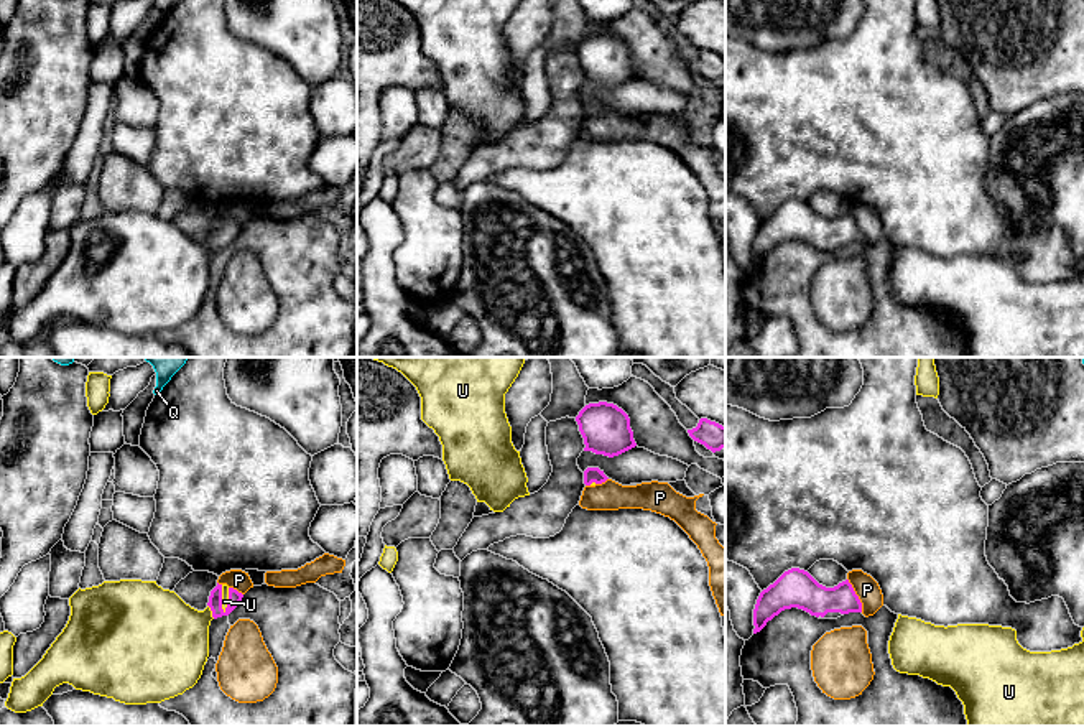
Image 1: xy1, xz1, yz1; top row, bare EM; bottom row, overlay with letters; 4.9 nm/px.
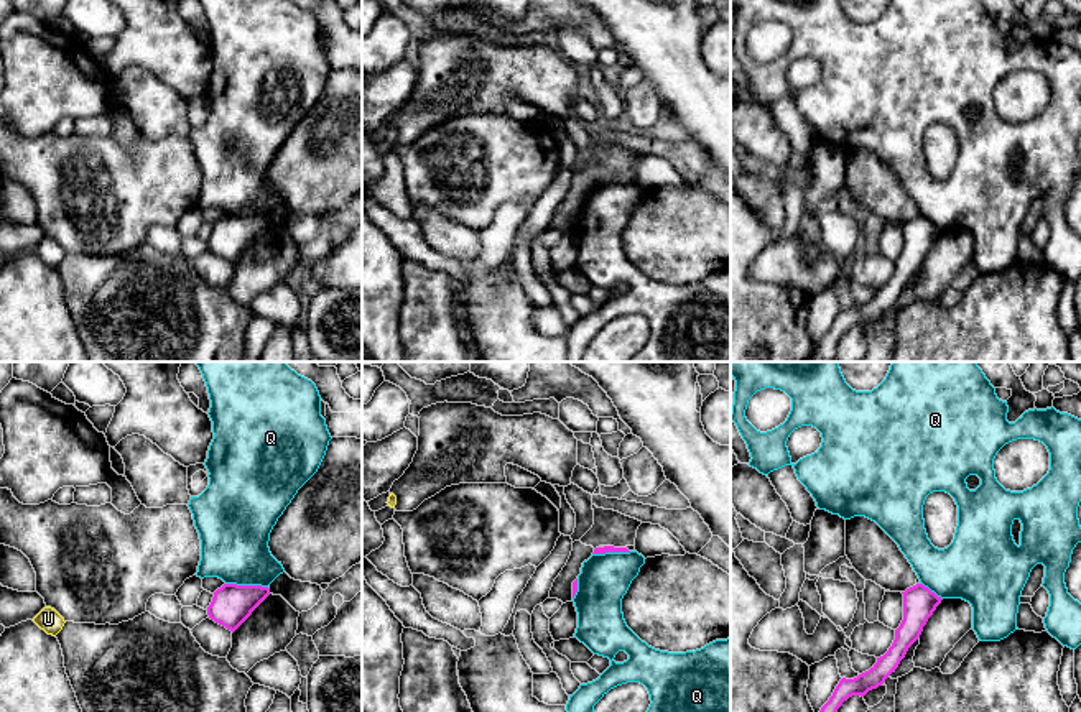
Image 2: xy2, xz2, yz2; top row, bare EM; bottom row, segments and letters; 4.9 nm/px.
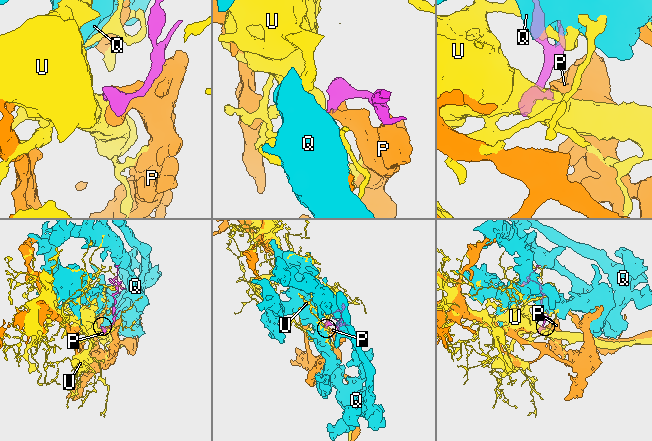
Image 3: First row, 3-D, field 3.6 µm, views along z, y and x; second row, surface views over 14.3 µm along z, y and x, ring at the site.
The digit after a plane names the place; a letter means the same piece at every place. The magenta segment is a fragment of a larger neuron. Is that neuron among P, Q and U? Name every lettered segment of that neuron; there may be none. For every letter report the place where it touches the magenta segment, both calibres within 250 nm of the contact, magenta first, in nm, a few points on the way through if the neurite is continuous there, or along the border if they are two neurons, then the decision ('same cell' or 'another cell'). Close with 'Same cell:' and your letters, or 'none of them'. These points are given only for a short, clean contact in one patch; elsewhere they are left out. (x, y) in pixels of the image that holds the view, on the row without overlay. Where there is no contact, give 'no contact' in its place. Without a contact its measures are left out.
P: contact yz1 (856, 226); calibres 160 and 120 nm; border yz1 (847, 209), (862, 242); another cell
Q: contact xy2 (247, 217); calibres 200 and 340 nm; border xy2 (226, 214), (260, 216), (267, 219); another cell
U: contact xy1 (211, 241); calibres 70 and 380 nm; way xy1 (214, 234), (211, 241), (193, 257), (170, 270); same cell
Same cell: U

